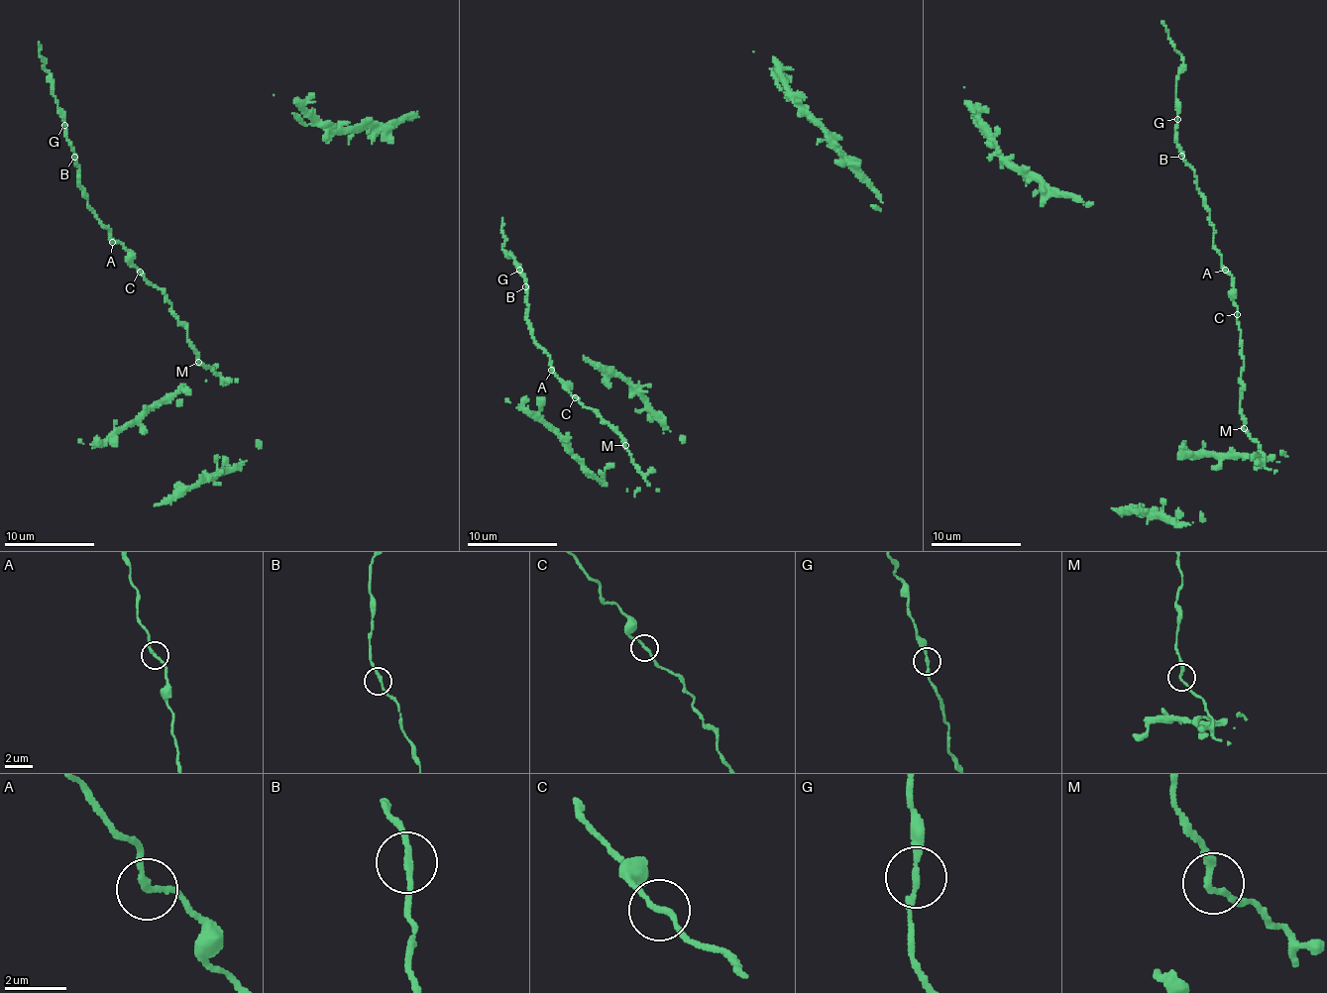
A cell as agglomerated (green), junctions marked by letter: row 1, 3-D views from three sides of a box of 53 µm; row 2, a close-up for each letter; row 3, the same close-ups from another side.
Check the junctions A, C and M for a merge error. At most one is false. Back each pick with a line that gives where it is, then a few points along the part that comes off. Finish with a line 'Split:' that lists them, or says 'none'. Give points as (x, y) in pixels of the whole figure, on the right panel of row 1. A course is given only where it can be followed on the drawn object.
Split: none

